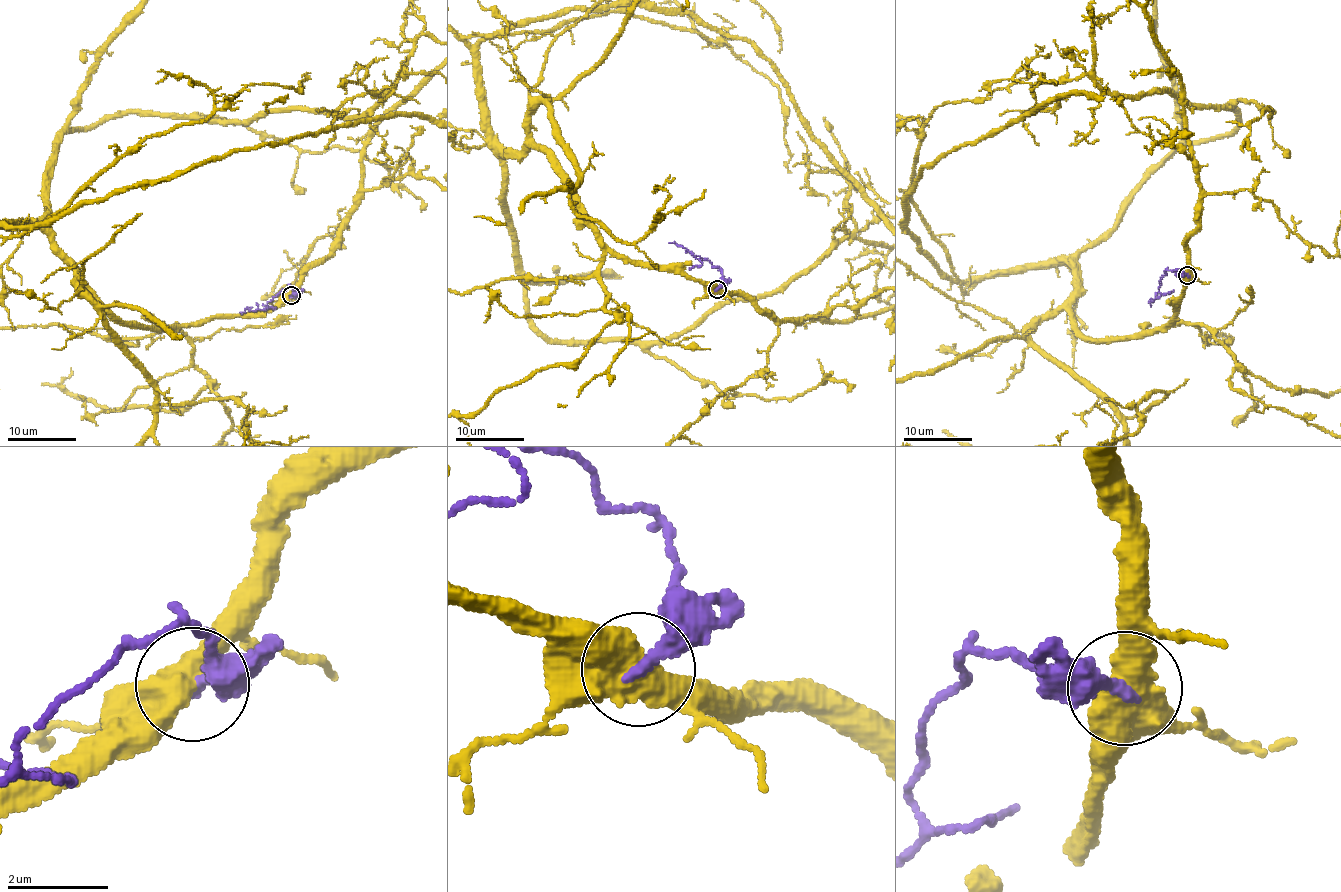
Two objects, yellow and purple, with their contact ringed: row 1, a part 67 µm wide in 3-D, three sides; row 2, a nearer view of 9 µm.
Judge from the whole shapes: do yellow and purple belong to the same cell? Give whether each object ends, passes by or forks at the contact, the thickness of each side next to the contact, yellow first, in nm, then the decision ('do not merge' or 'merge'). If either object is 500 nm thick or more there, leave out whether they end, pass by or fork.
calibres 600 and 280 nm; do not merge

